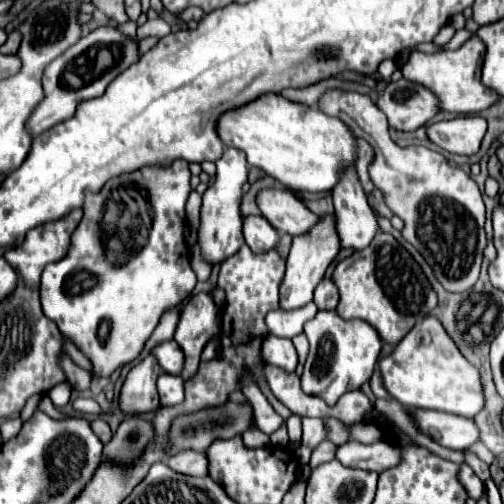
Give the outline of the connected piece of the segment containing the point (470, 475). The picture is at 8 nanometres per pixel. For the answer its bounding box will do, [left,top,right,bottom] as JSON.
[460,465,484,501]

